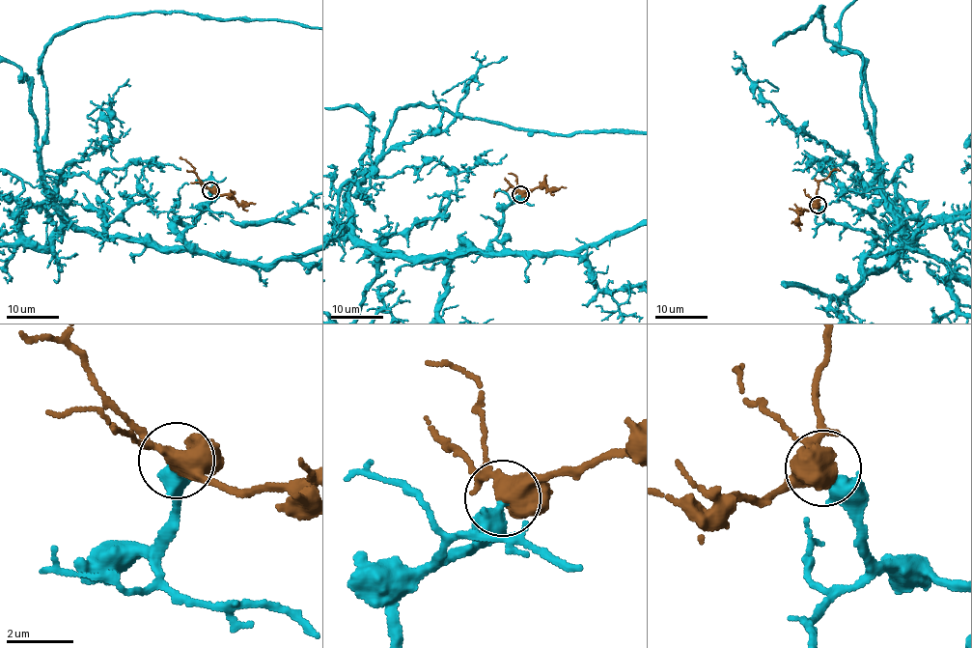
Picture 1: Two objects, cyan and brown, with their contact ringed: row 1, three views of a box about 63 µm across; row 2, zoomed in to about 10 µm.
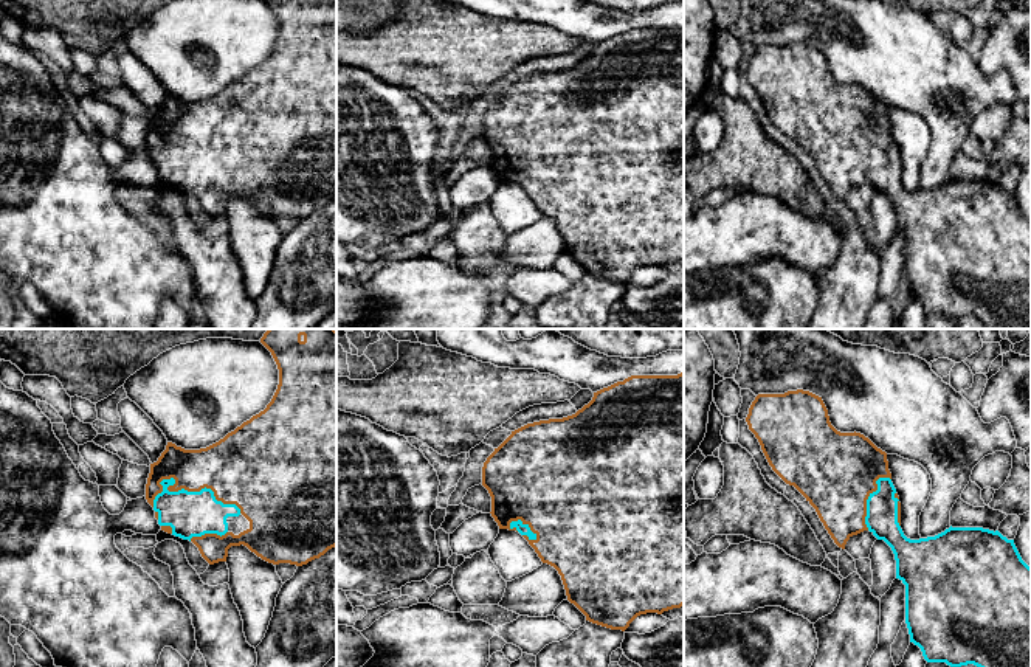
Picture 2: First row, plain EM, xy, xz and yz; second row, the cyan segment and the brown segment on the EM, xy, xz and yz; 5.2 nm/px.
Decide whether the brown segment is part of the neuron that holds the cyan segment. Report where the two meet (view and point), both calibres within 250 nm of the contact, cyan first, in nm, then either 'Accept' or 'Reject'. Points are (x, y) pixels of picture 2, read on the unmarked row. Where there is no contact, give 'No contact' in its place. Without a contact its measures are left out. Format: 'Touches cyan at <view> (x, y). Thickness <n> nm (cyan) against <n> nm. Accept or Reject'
Touches cyan at xy (186, 143). Thickness 240 nm (cyan) against 300 nm. Accept

